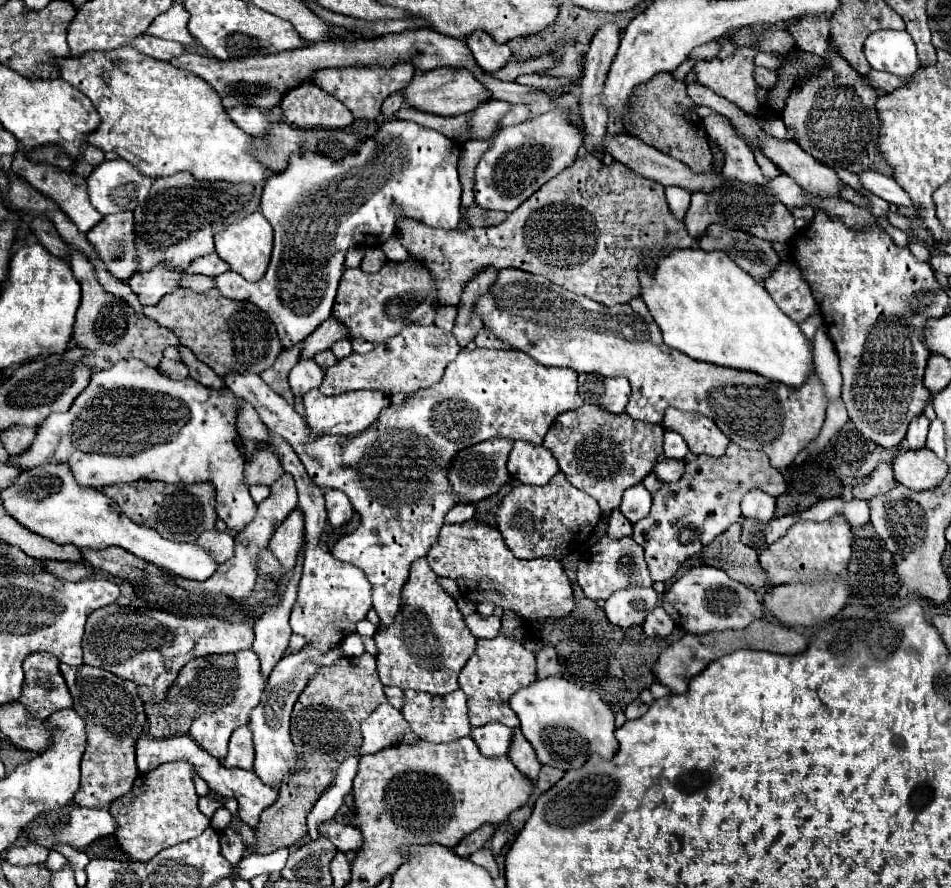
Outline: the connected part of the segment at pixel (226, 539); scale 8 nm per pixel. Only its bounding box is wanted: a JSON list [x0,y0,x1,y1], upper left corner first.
[197,530,235,564]

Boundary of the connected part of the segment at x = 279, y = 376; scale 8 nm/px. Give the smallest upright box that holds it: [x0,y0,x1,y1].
[261,344,303,404]

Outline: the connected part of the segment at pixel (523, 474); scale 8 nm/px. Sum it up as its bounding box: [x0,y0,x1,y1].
[507,440,557,486]

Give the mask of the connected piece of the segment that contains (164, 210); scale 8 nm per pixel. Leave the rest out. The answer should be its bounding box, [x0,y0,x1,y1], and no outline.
[135,172,259,272]

